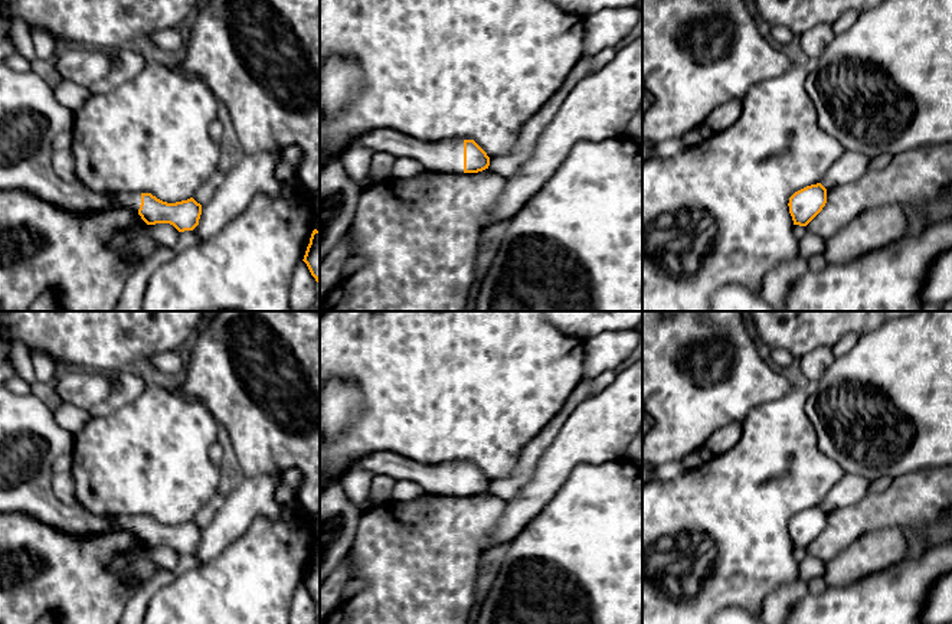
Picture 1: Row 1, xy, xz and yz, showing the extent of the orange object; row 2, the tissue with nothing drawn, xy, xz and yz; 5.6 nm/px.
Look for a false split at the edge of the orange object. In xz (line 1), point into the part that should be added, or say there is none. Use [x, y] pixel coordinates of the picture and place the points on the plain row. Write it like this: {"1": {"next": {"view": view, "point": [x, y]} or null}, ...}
{"1": {"next": {"view": "xz", "point": [439, 479]}}}

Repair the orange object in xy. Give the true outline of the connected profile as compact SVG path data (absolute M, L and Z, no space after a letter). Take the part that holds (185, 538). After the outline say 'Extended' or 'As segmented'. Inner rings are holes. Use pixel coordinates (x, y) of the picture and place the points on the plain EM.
M0 386L0 513L22 513L72 535L98 533L120 526L138 536L147 548L170 546L179 555L199 548L202 527L193 520L167 526L151 516L127 516L107 520L79 504L63 504L52 491L53 464L59 455L71 453L73 435L60 428L53 412L33 393L17 395Z. Extended

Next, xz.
M382 451L356 460L346 473L353 470L395 480L406 478L418 483L426 493L441 496L478 496L490 489L490 480L474 463L423 464Z. Extended

